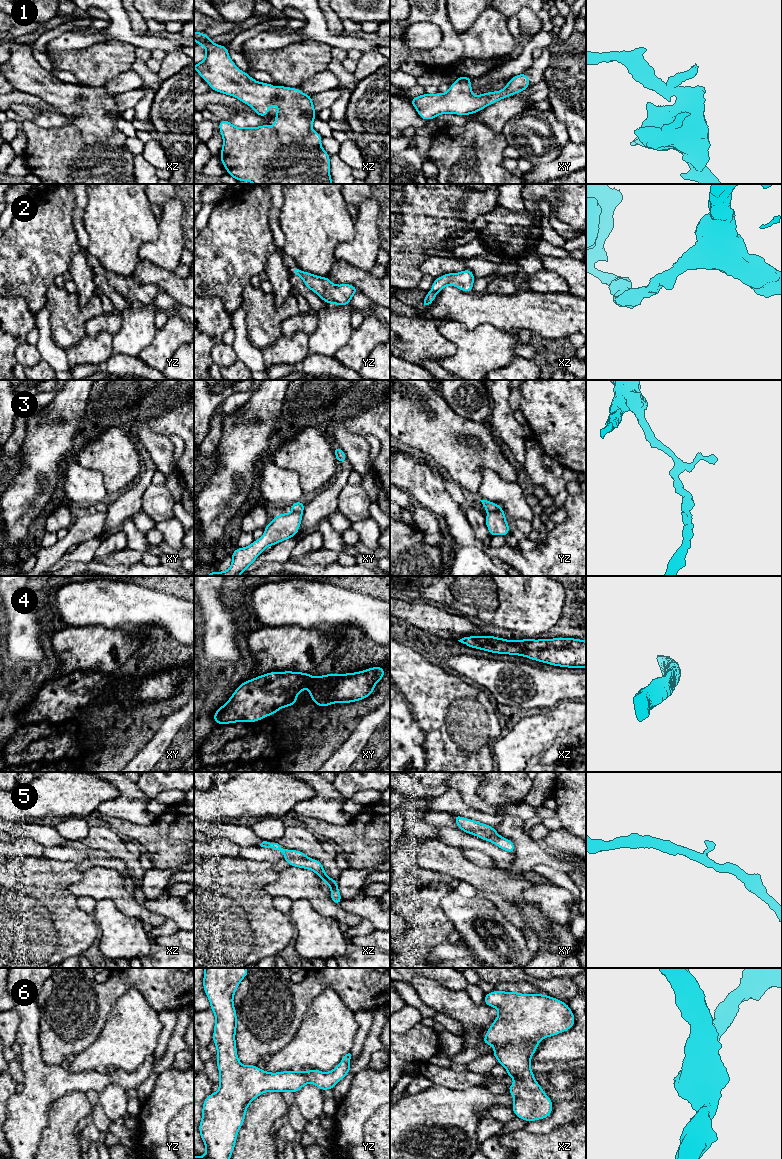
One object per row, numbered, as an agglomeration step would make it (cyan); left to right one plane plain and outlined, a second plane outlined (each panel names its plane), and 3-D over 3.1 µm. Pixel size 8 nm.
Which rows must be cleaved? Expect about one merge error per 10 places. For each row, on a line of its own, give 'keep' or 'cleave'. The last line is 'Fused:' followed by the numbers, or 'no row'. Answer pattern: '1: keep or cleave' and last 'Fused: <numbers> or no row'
1: keep
2: keep
3: cleave
4: keep
5: keep
6: keep
Fused: 3

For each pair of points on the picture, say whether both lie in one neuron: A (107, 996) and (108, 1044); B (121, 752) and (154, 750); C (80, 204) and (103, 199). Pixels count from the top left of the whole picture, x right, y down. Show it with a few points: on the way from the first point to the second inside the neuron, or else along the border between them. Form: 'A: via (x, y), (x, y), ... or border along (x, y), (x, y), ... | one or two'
A: border along (120, 996), (109, 1012), (105, 1025), (97, 1037) | two
B: border along (154, 733), (150, 740), (129, 761) | two
C: border along (87, 194), (83, 225) | two

